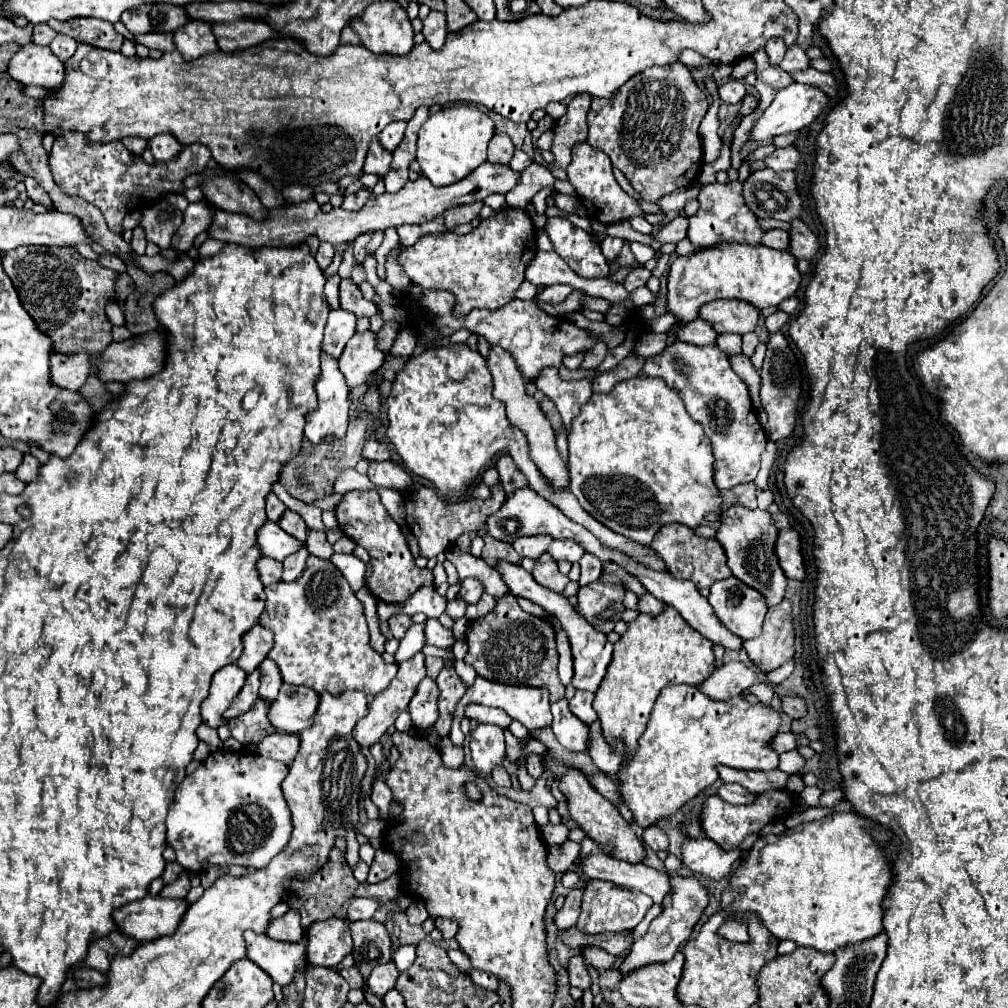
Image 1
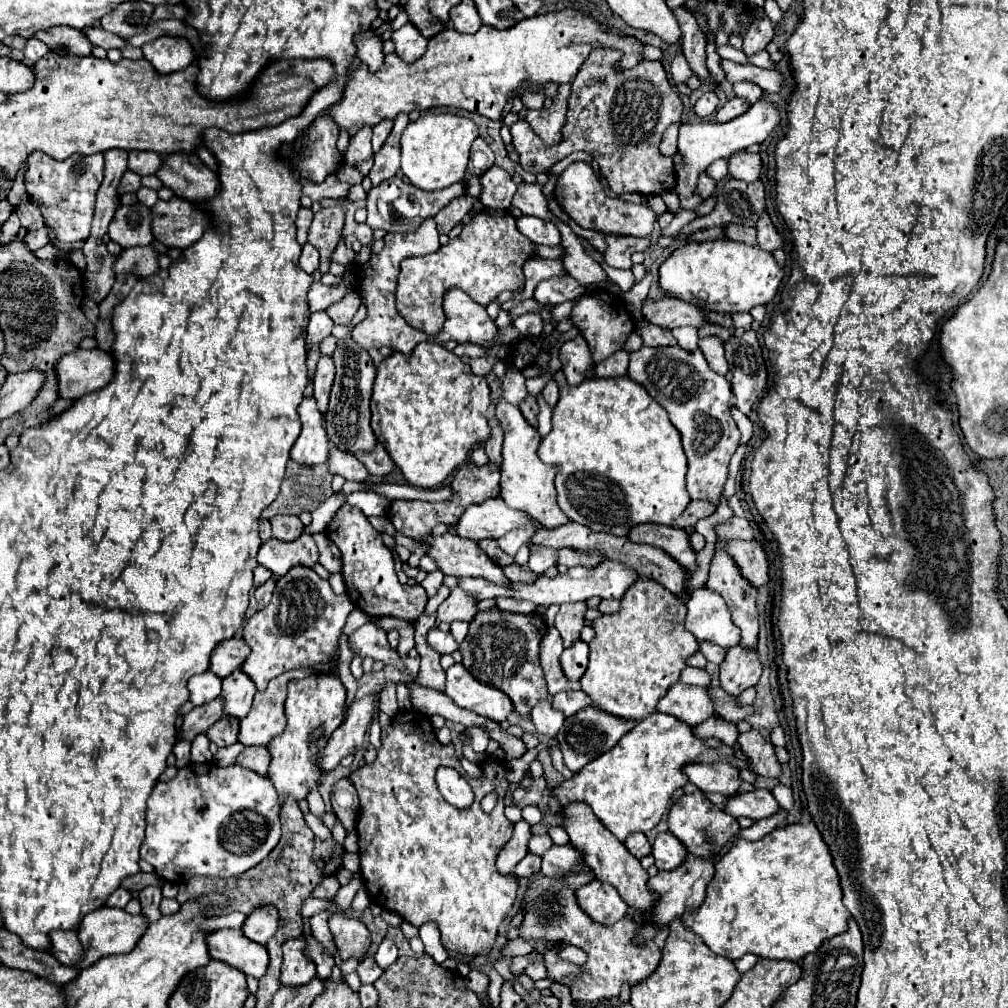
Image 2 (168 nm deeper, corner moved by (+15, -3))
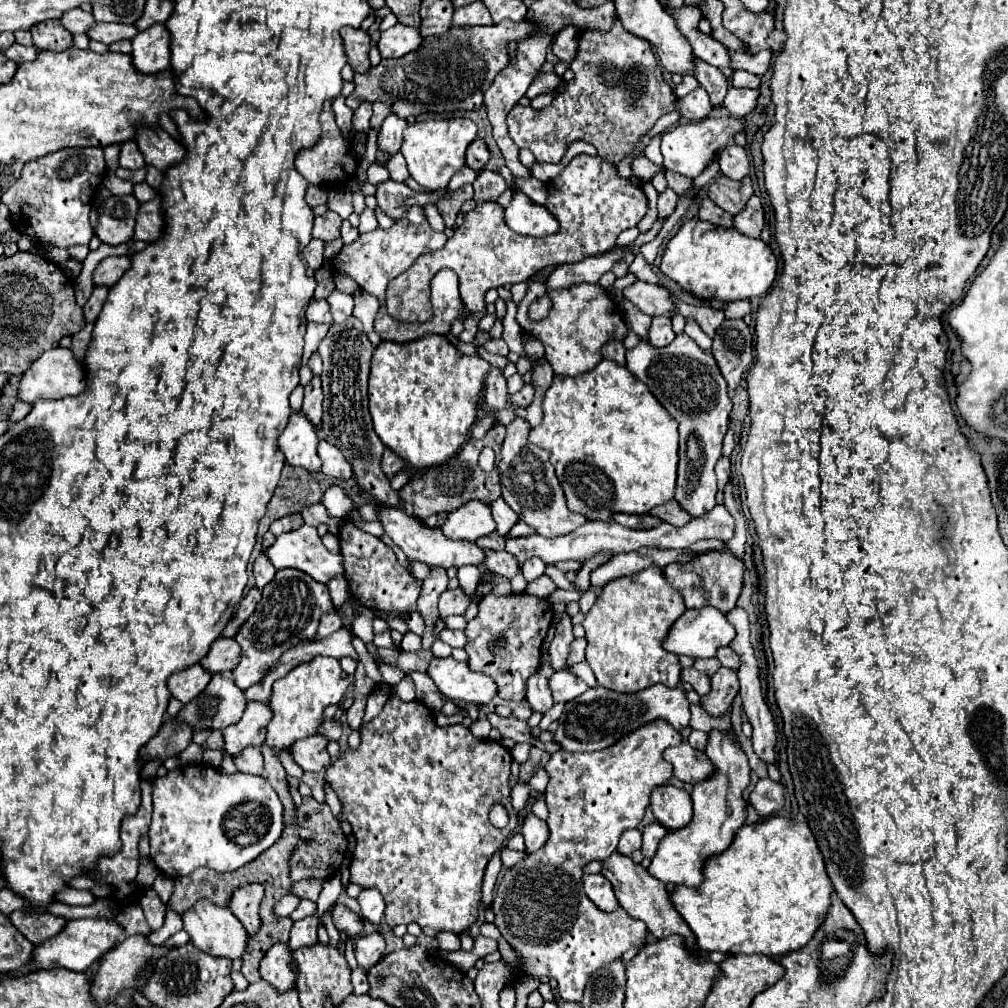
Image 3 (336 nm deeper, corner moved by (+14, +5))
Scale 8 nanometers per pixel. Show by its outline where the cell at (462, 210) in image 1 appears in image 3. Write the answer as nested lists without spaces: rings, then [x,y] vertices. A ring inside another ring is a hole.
[[[464,185],[464,187],[456,189],[456,191],[444,193],[444,197],[436,203],[436,207],[438,207],[438,211],[440,211],[446,227],[454,227],[454,221],[456,221],[456,215],[460,213],[462,203],[468,201],[468,199],[472,199],[472,195],[474,195],[472,185]]]

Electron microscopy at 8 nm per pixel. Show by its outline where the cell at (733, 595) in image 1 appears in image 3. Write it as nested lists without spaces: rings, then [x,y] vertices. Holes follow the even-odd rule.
[[[702,607],[702,609],[684,611],[684,615],[678,621],[674,621],[674,627],[670,627],[670,631],[666,633],[666,639],[662,639],[662,645],[666,647],[666,651],[674,655],[688,655],[692,659],[712,659],[716,657],[718,647],[730,645],[734,635],[736,631],[728,623],[726,615],[722,615],[714,607]]]

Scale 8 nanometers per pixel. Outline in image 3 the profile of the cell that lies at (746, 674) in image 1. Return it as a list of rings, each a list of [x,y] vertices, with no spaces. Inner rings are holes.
[[[654,685],[634,695],[618,695],[616,691],[606,691],[606,687],[594,687],[564,705],[564,713],[558,719],[554,739],[566,751],[600,751],[614,745],[624,735],[640,729],[642,725],[648,725],[658,719],[664,719],[676,731],[688,727],[690,709],[682,687],[670,689],[666,685]]]

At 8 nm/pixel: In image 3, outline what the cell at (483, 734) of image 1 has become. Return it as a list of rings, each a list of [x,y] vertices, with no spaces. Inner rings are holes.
[[[478,719],[470,725],[470,731],[476,739],[488,739],[488,731],[490,731],[490,723],[488,719]]]

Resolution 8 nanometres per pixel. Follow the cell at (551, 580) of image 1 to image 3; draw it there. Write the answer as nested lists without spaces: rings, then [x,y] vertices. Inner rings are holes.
[[[486,551],[486,559],[482,561],[482,567],[496,575],[508,577],[508,579],[512,579],[518,571],[518,563],[516,563],[514,555],[506,553],[506,551]]]

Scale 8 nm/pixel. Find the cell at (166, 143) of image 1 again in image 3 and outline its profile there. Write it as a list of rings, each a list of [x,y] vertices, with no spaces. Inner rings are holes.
[[[126,141],[126,143],[120,145],[118,163],[120,163],[120,167],[126,167],[126,169],[140,169],[140,167],[146,167],[144,155],[138,151],[138,147],[136,147],[134,141]]]

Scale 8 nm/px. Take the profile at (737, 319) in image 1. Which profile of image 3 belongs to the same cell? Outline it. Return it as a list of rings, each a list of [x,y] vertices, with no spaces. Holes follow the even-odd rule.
[[[636,279],[630,287],[624,287],[622,295],[648,315],[668,315],[668,317],[674,315],[670,293],[664,287],[650,285],[650,283]]]

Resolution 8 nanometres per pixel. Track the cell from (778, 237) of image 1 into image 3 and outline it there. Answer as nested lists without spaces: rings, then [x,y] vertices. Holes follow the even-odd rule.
[[[702,199],[700,201],[700,209],[698,209],[698,217],[702,221],[720,225],[720,227],[732,227],[732,215],[728,215],[726,211],[722,211],[716,203],[712,203],[710,199]]]

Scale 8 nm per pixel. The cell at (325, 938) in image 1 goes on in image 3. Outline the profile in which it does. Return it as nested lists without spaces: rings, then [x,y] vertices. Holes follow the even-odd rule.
[[[276,943],[266,951],[260,963],[260,975],[266,983],[272,983],[276,991],[288,991],[294,987],[296,971],[292,967],[290,949],[286,943]]]

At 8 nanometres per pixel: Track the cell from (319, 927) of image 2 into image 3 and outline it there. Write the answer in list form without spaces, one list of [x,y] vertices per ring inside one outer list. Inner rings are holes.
[[[302,901],[292,913],[290,913],[290,919],[296,921],[300,917],[308,917],[308,915],[314,915],[316,913],[316,903],[314,901]]]

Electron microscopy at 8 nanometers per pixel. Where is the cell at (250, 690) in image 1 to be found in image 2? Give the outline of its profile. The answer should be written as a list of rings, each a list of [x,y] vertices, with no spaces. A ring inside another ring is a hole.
[[[217,697],[213,703],[205,703],[195,707],[191,713],[183,717],[183,733],[179,737],[193,741],[195,735],[205,733],[215,721],[223,717],[223,707],[221,707],[221,697]]]

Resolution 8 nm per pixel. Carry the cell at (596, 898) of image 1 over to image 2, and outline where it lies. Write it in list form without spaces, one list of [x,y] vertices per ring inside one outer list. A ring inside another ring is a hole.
[[[595,879],[587,885],[583,885],[581,889],[577,889],[575,895],[577,895],[579,907],[595,923],[611,925],[611,923],[617,923],[625,917],[627,903],[621,899],[619,891],[609,883],[601,883]]]

